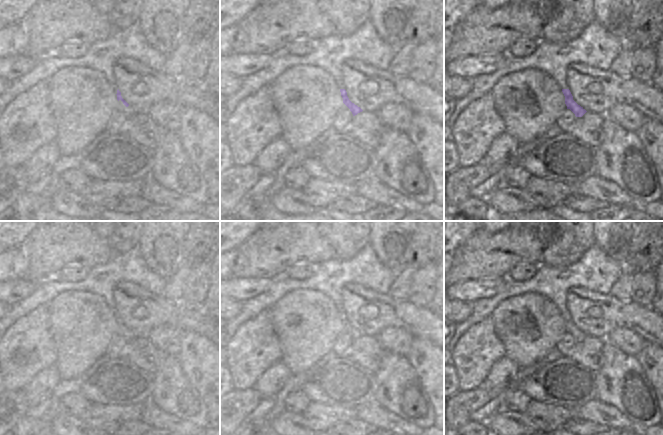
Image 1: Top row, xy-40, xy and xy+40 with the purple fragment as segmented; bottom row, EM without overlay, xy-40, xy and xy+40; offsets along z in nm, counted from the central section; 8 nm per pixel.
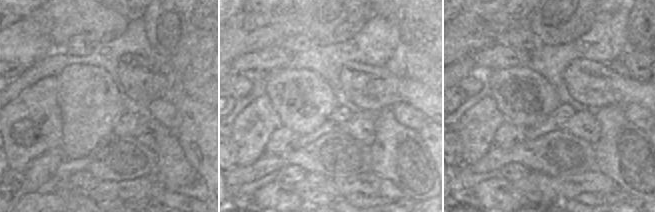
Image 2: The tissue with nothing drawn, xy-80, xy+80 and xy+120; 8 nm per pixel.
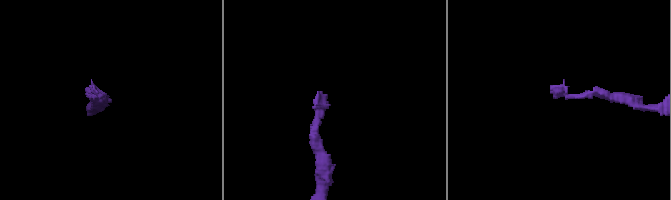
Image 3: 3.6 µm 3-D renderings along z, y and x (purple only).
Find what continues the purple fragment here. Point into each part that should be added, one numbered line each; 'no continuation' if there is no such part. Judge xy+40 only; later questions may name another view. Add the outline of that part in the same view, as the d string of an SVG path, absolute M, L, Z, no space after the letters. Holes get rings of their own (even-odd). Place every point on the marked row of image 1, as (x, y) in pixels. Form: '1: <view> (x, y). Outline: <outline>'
1: xy+40 (567, 118). Outline: M566 109L557 120L557 124L563 133L571 133L571 126L576 118L577 117L570 109Z

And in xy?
1: xy (341, 124). Outline: M344 107L337 114L333 122L333 128L337 133L349 133L349 126L353 120L353 117L352 112Z

